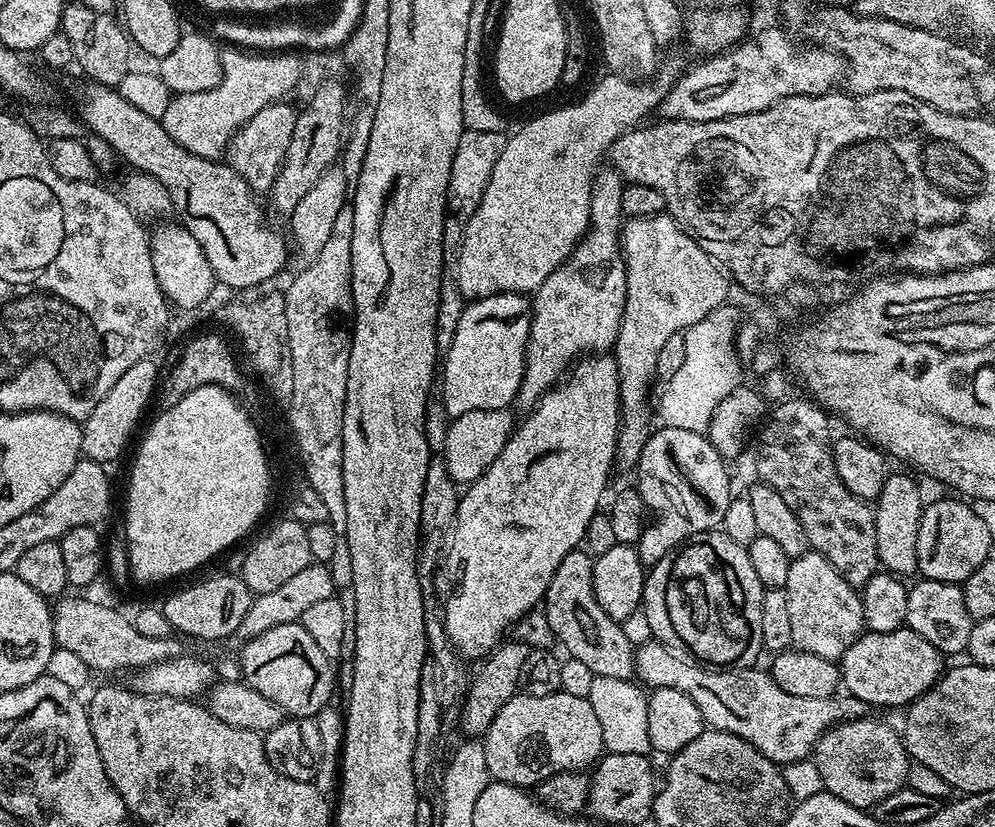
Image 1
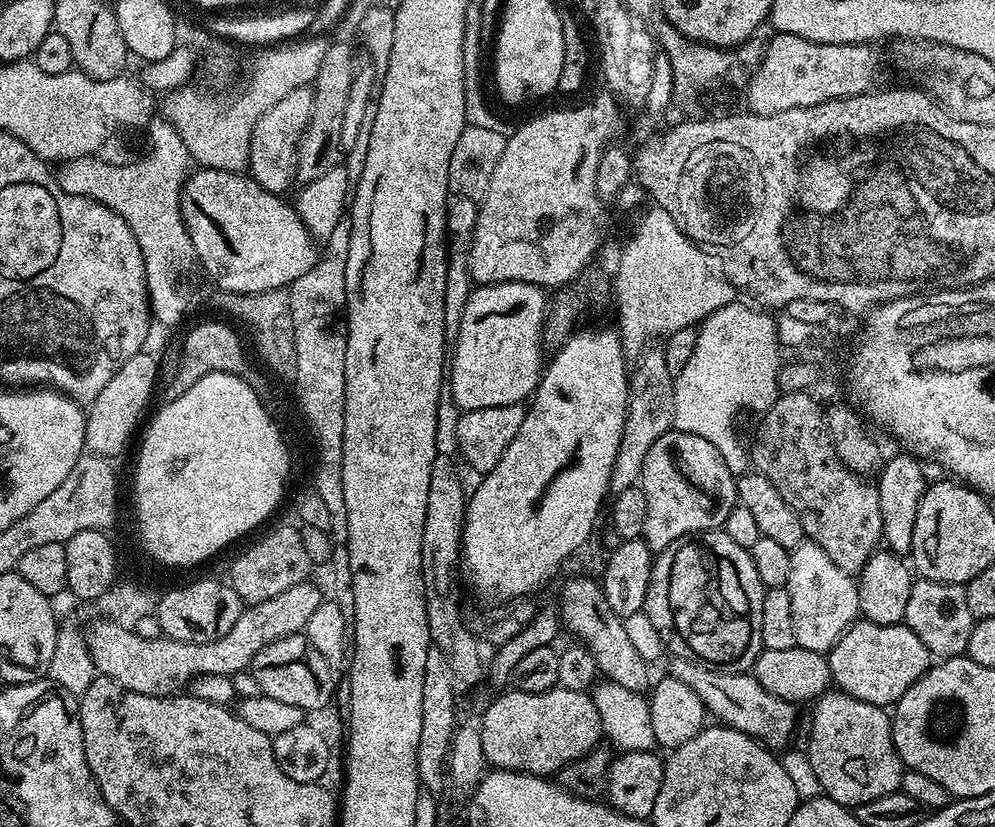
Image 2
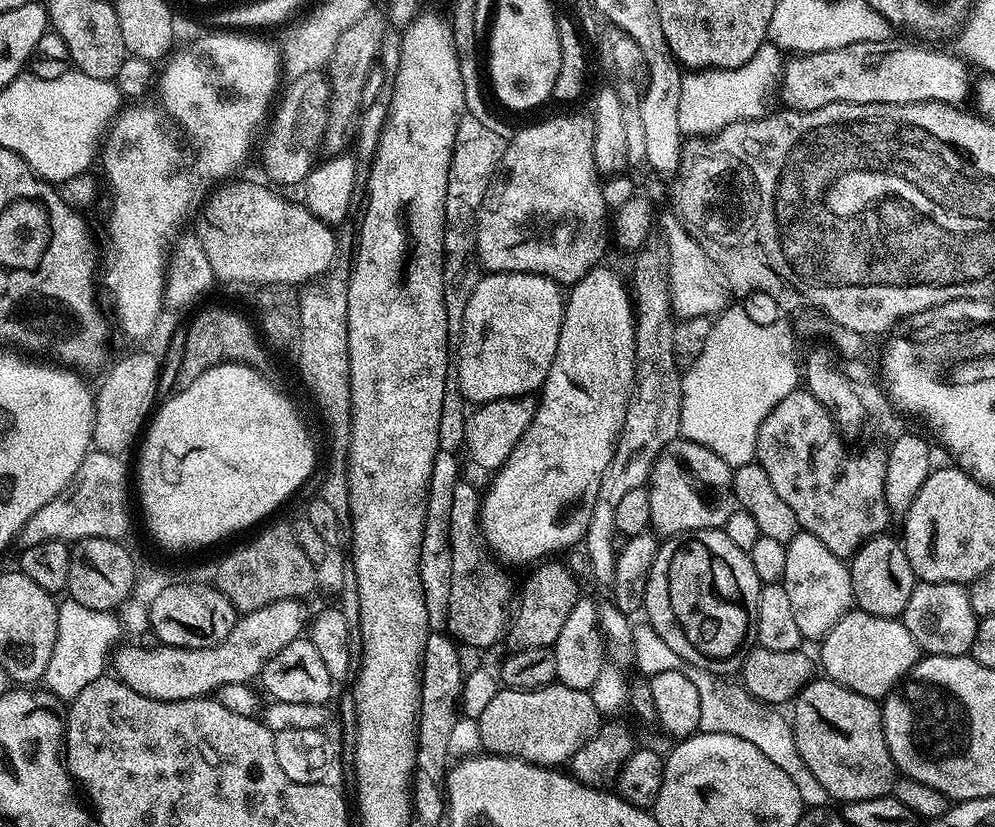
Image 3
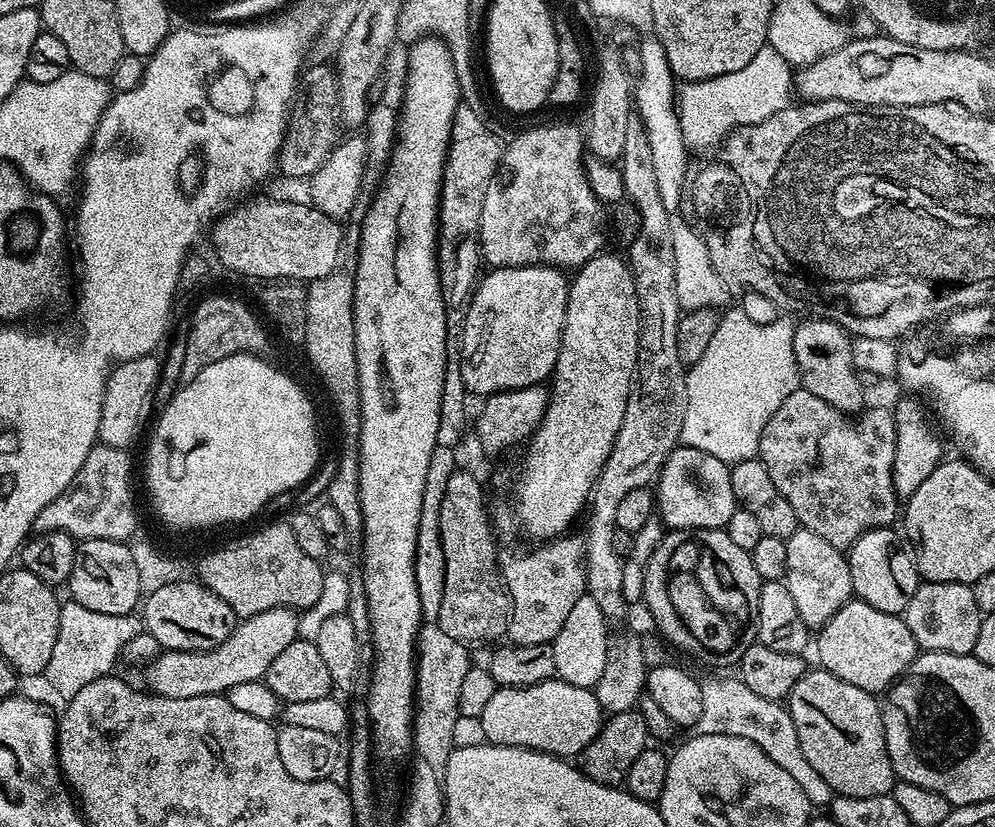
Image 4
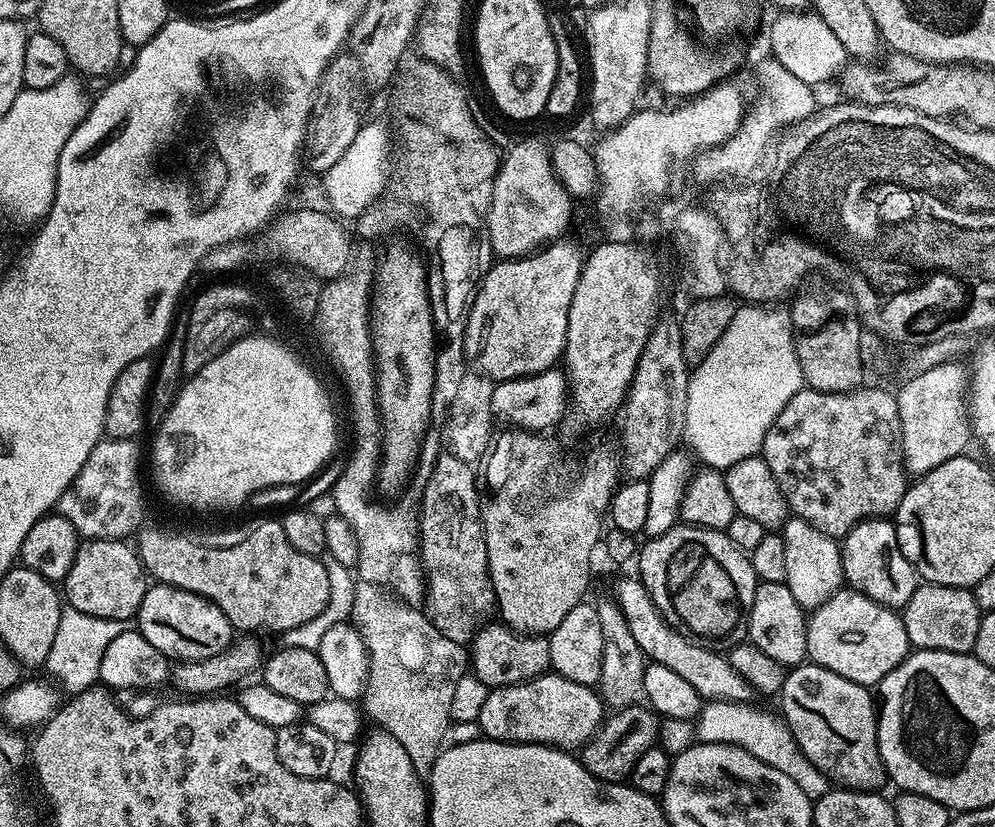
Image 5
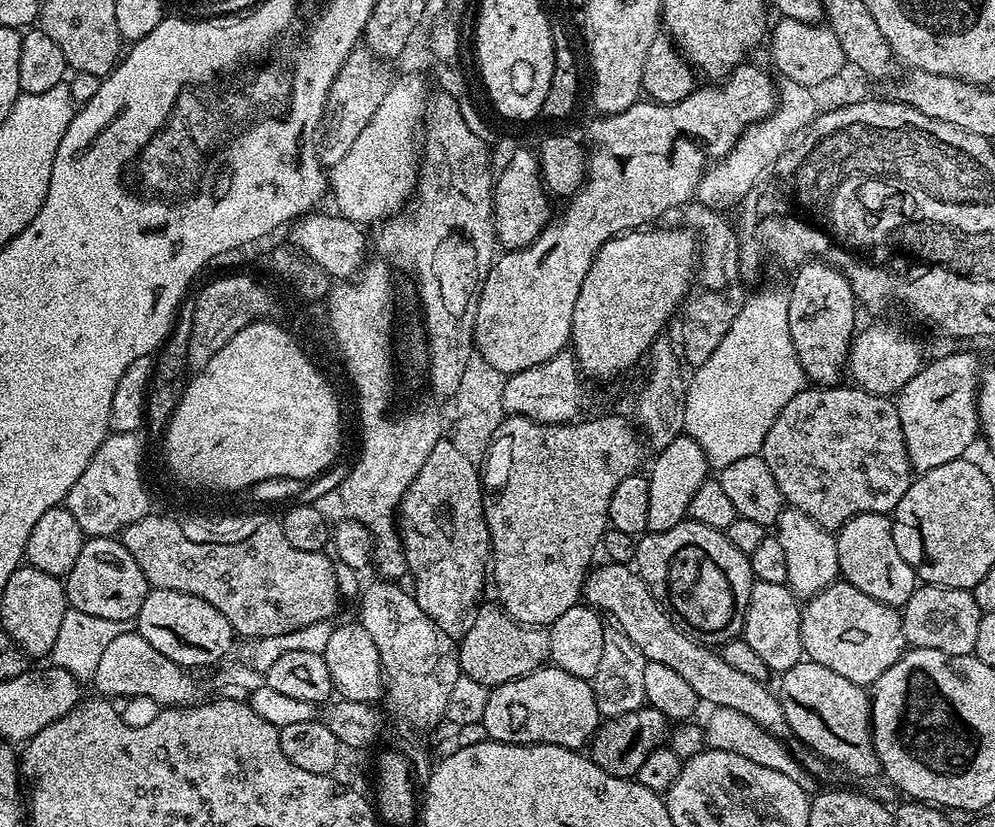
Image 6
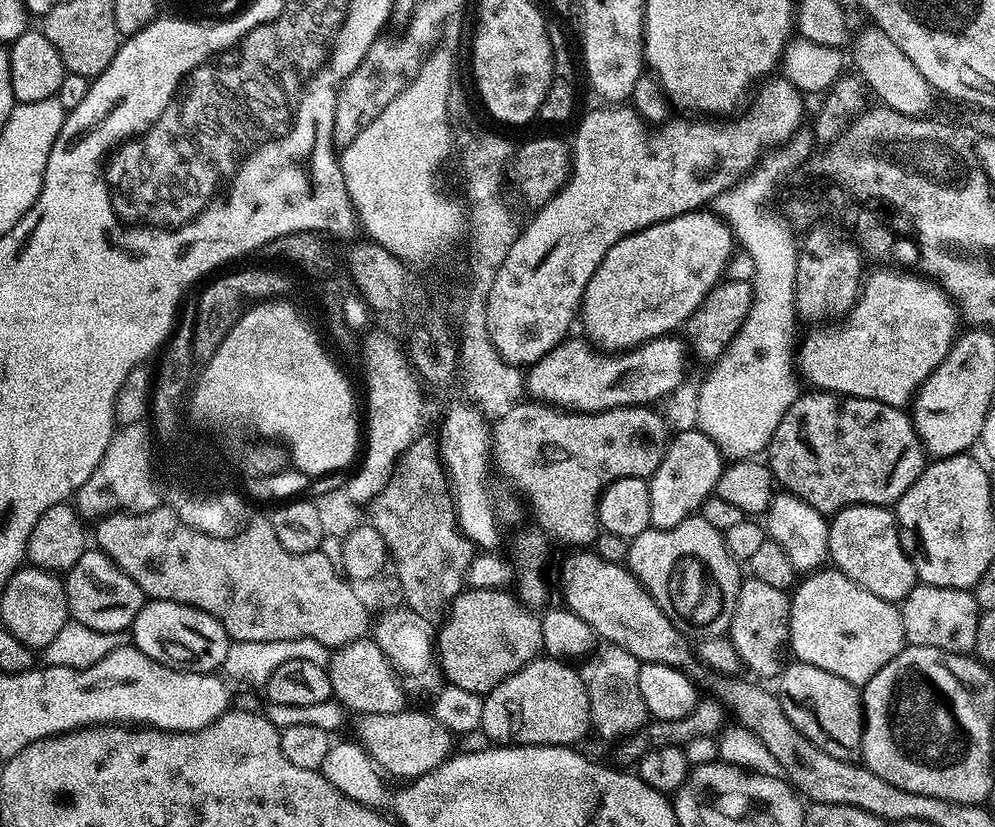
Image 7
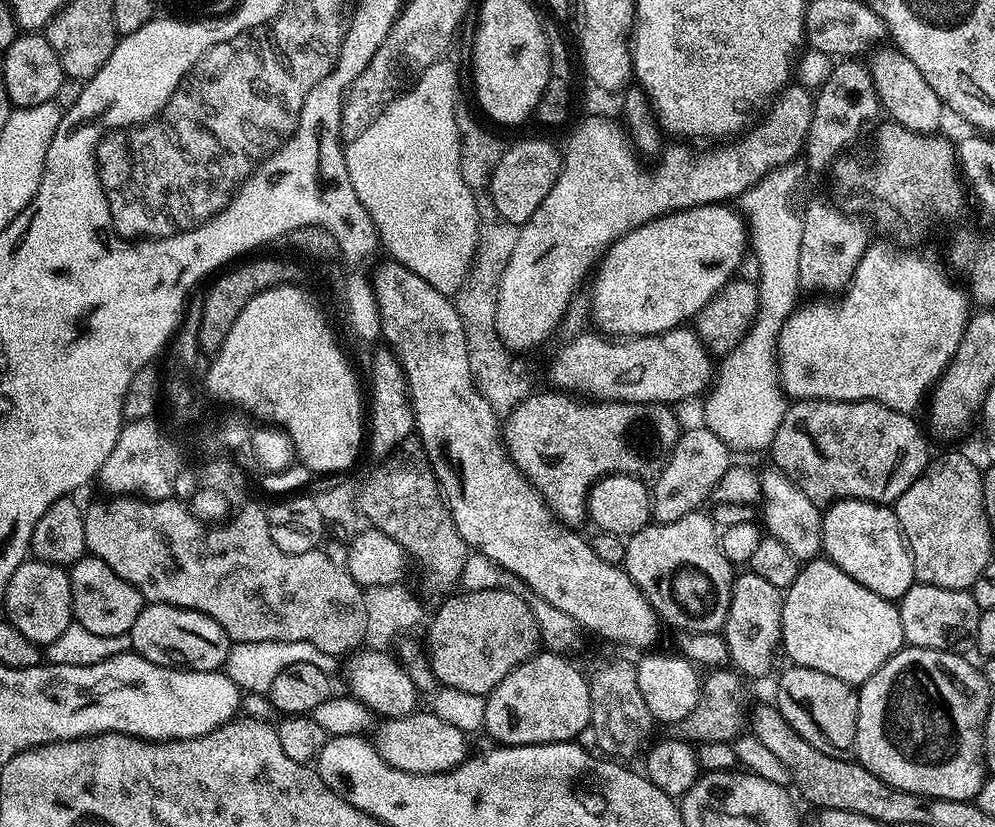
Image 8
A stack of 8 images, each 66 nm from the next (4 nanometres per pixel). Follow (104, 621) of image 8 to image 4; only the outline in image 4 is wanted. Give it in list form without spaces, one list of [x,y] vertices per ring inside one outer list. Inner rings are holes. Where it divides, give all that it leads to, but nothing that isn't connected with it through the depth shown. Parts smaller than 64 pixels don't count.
[[[82,540],[76,545],[74,570],[70,570],[70,578],[66,585],[67,591],[72,591],[71,599],[80,603],[88,610],[98,611],[99,614],[130,615],[137,611],[142,600],[139,584],[138,569],[127,543],[118,540]]]

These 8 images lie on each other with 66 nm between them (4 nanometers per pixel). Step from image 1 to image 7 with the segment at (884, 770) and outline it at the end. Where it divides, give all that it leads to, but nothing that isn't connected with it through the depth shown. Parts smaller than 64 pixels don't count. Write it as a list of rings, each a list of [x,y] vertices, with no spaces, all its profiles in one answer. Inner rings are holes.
[[[792,662],[781,671],[778,677],[778,695],[782,710],[786,710],[786,718],[794,722],[794,726],[814,746],[818,746],[826,754],[830,754],[839,760],[859,761],[862,756],[861,748],[864,738],[864,705],[862,692],[859,687],[846,678],[838,678],[838,674],[830,674],[830,670],[822,670],[813,664]]]

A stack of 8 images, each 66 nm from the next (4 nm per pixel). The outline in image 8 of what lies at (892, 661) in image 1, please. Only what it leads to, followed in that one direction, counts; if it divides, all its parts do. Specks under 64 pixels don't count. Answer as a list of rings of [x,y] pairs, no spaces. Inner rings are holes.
[[[817,558],[809,560],[801,567],[798,578],[794,578],[794,582],[783,593],[784,610],[782,612],[782,648],[788,651],[788,656],[793,665],[801,668],[813,668],[814,670],[822,670],[822,674],[830,674],[834,678],[838,678],[842,682],[853,686],[865,684],[876,671],[887,662],[891,656],[905,647],[904,635],[902,634],[902,618],[900,617],[900,609],[895,603],[886,598],[882,598],[878,594],[874,594],[870,590],[866,590],[866,586],[862,586],[858,582],[854,582],[854,578],[850,578],[850,574],[843,572],[839,566],[833,564],[827,558]]]

